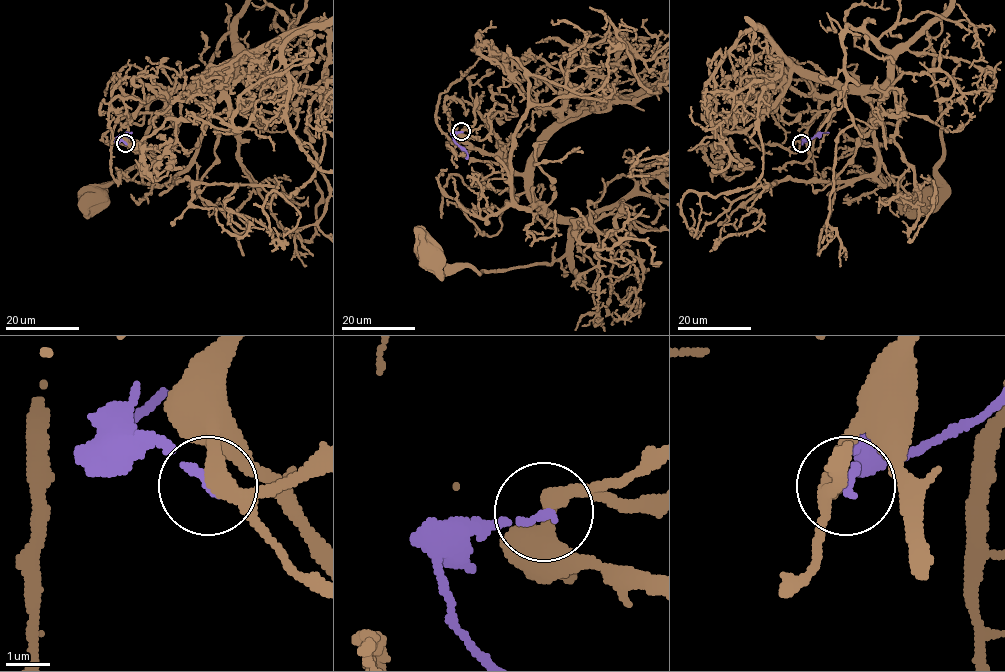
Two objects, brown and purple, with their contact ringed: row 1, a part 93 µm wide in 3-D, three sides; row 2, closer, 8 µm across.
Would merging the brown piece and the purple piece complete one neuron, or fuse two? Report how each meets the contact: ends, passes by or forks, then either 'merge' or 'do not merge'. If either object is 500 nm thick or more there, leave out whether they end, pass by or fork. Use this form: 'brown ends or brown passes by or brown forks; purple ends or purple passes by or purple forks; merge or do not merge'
brown passes by; purple ends; do not merge

